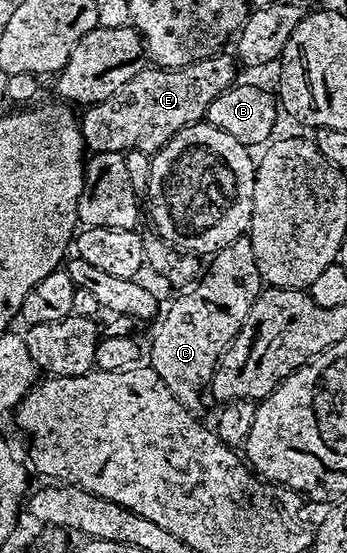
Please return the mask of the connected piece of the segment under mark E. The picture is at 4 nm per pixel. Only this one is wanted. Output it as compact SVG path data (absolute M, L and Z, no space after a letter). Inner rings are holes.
M221 51L211 57L203 57L202 60L181 69L137 68L132 77L126 83L122 83L122 87L115 95L104 101L95 101L93 105L87 106L81 112L84 114L78 117L78 124L85 146L96 155L120 153L131 149L138 149L147 155L155 153L183 125L192 125L201 120L215 97L233 86L237 80L235 64L237 65L237 62L231 52Z

